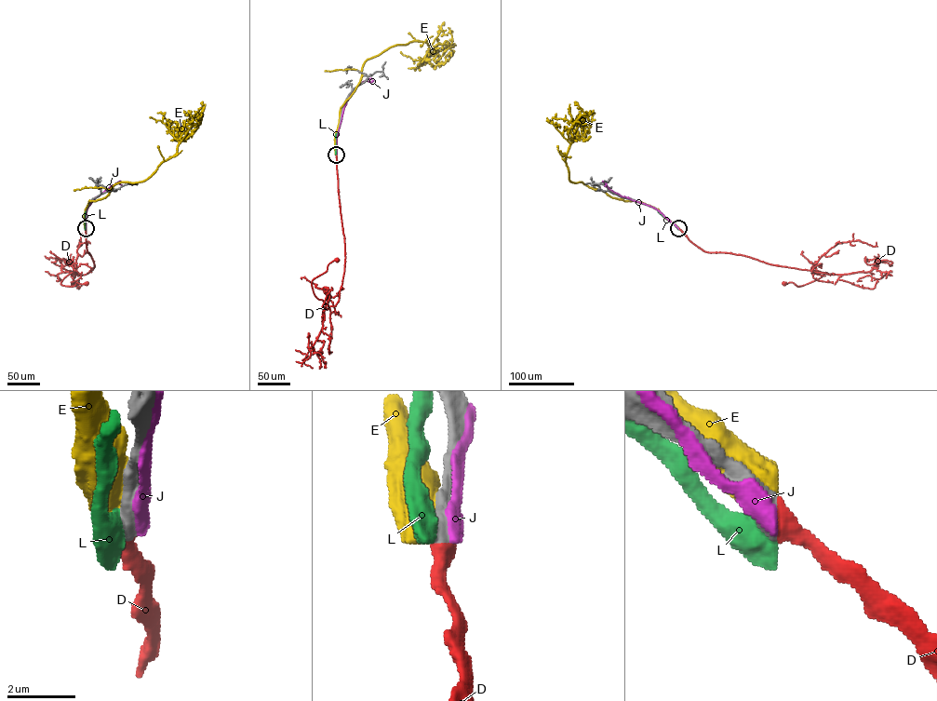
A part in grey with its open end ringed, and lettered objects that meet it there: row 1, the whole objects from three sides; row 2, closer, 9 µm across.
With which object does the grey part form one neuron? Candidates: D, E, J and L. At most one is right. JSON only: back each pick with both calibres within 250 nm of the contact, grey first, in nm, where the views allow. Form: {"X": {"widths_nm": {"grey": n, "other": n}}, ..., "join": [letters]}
{"D": {"widths_nm": {"grey": 650, "other": 550}}, "join": ["D"]}

